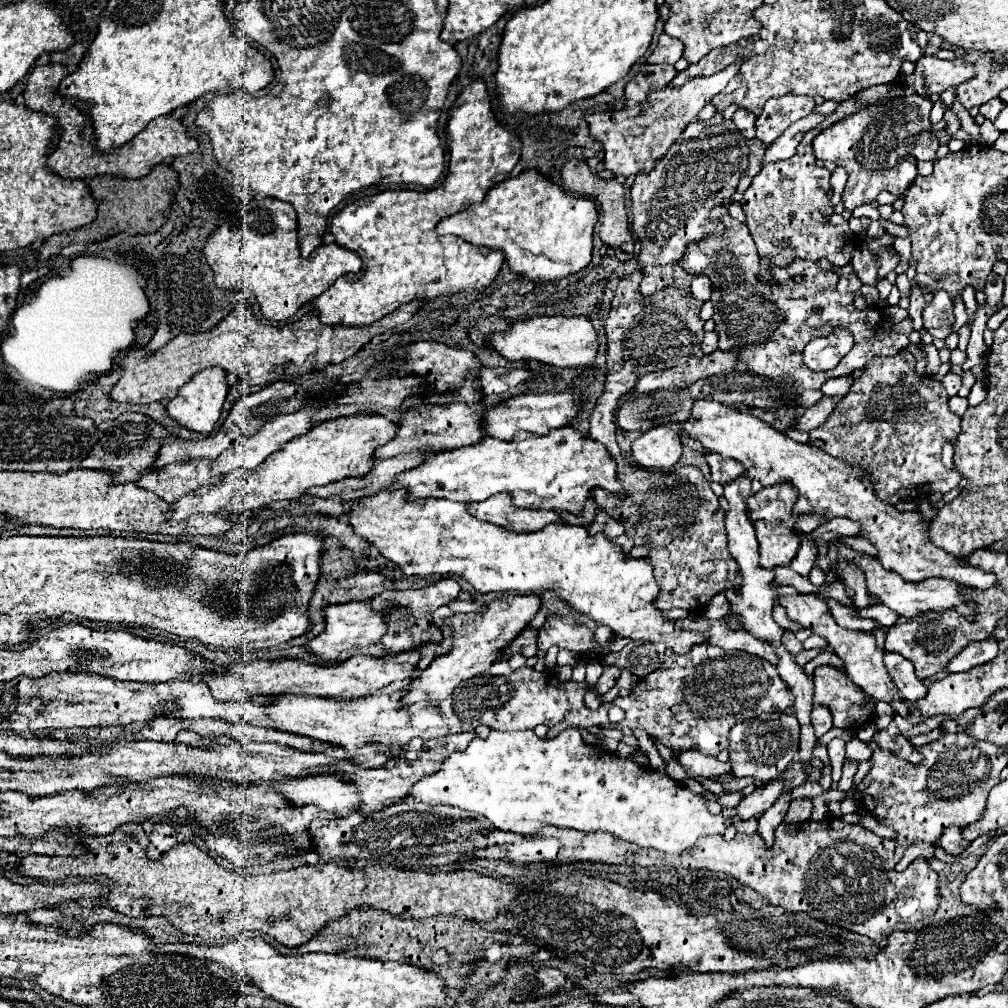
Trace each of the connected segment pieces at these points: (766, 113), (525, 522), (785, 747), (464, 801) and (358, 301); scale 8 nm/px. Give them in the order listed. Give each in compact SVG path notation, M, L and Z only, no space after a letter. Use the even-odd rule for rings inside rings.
M807 96L769 98L767 104L765 104L765 108L763 108L763 112L761 112L761 116L757 116L757 124L755 124L755 128L757 128L757 138L759 138L763 144L771 144L779 134L783 134L783 130L785 130L791 122L795 122L795 120L811 114L813 106L815 106L813 98L807 98Z
M503 492L497 496L491 496L489 500L469 504L469 512L479 520L485 520L503 528L513 528L513 532L533 532L533 530L545 528L547 524L563 522L561 516L551 510L517 508L511 504L511 498Z
M761 714L753 720L743 720L741 724L735 724L729 732L729 754L731 754L731 770L735 778L743 778L743 776L753 776L755 780L775 780L779 778L779 774L783 774L787 770L787 766L791 764L795 750L799 748L799 724L795 716L789 714ZM739 742L747 742L747 760L745 762L737 762L737 748Z
M577 728L563 730L555 738L539 738L533 730L521 732L497 732L491 730L489 738L479 738L465 748L455 750L439 772L423 776L407 798L423 804L447 804L461 810L469 810L485 816L499 830L533 834L539 826L551 824L557 828L573 828L581 832L609 832L617 838L633 842L641 848L655 848L661 852L677 854L695 844L699 836L723 834L727 820L719 814L713 816L705 808L699 794L689 788L679 788L669 776L659 776L647 766L637 766L635 762L621 758L601 746L589 746L583 742Z
M479 82L479 86L465 86L457 98L457 106L453 108L453 114L447 124L449 132L449 172L441 186L427 190L427 192L411 192L411 190L385 190L375 196L363 197L357 202L345 206L341 212L337 212L331 220L331 234L335 236L335 242L343 248L349 248L357 252L363 260L363 268L357 274L345 274L341 276L325 294L315 298L311 304L325 324L345 324L345 326L367 326L395 308L399 308L405 302L411 300L425 300L435 302L441 298L453 298L467 292L485 290L497 276L503 254L499 250L485 247L471 246L461 238L441 238L435 234L435 226L441 218L453 216L457 212L467 210L469 206L477 204L495 184L507 178L507 172L515 168L519 154L521 154L521 142L505 128L499 126L499 122L493 116L489 94L485 90L485 84Z

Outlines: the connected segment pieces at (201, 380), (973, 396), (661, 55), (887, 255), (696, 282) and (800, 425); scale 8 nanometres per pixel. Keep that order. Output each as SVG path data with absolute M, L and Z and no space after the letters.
M205 368L201 370L197 376L193 376L189 380L189 384L185 384L179 394L167 404L167 412L173 420L177 420L179 424L187 426L189 430L201 432L201 434L211 434L219 422L221 416L221 408L223 402L227 398L229 392L229 384L227 384L227 374L221 368Z
M975 382L975 386L971 388L971 392L969 392L969 396L967 396L967 402L969 402L969 406L977 406L986 395L986 385L983 382Z
M663 32L659 36L657 48L651 52L647 62L651 62L651 64L675 64L675 60L679 60L681 54L683 54L681 40L675 40Z
M881 248L881 250L879 250L879 264L881 264L881 268L879 268L879 278L887 276L891 270L895 270L897 262L899 262L899 256L895 254L895 250L893 250L893 252L887 252L885 248Z
M693 276L691 294L693 294L697 300L701 300L701 302L709 300L709 296L711 296L711 280L709 280L707 276Z
M823 398L823 400L819 400L811 408L807 408L803 416L799 416L795 420L795 430L799 430L799 432L811 432L813 428L821 426L827 420L827 416L831 414L831 410L835 408L837 402L839 402L839 398Z

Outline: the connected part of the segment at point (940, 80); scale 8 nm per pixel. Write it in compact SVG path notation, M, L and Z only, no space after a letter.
M923 56L919 62L915 62L915 72L909 78L911 86L921 96L941 94L949 86L959 86L961 82L975 76L975 70L969 62L963 60L939 60L933 56Z

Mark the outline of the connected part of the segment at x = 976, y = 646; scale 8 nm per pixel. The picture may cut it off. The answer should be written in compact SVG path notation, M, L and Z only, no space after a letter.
M989 636L989 640L969 644L969 648L965 648L957 658L949 662L947 672L965 672L969 668L993 660L995 656L997 656L997 642L993 640L993 636Z

